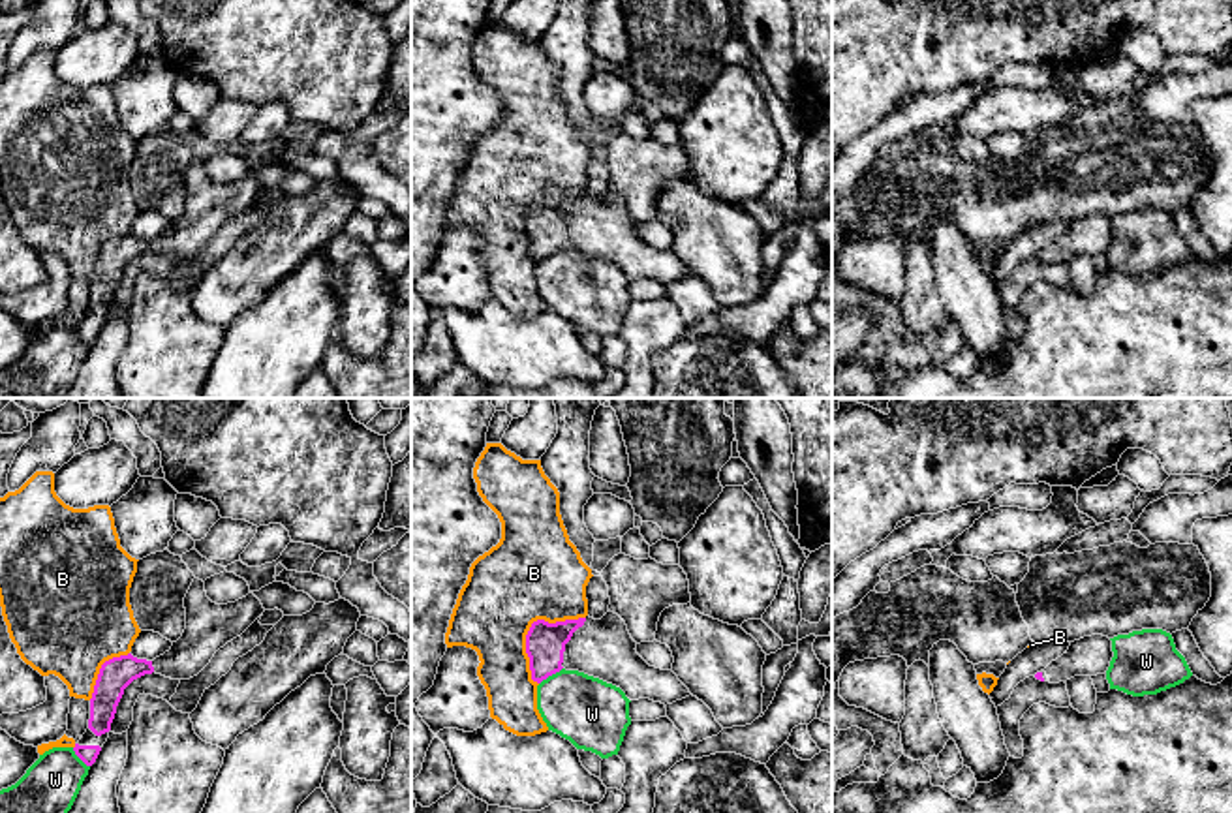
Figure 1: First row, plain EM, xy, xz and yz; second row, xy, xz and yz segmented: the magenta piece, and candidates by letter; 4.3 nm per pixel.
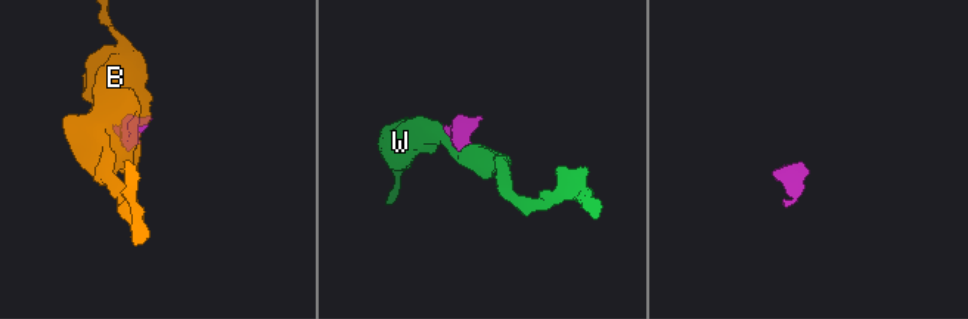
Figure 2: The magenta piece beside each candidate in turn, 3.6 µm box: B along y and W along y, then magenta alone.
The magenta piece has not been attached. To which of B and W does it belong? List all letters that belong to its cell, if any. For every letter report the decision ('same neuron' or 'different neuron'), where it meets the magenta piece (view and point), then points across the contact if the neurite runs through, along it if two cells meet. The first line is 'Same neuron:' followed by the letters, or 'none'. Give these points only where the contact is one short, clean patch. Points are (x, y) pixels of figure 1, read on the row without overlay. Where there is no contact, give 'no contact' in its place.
Same neuron: none
B: different neuron; meets magenta in xz at (530, 207)
W: different neuron; meets magenta in xz at (551, 254)

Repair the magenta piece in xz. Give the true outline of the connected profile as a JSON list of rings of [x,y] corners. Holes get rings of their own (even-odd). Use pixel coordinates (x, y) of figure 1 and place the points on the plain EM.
[[[610,190],[601,199],[537,199],[526,214],[537,263],[565,248],[612,263],[629,280],[650,278],[667,285],[691,274],[672,250],[650,246],[635,227],[625,201]]]

